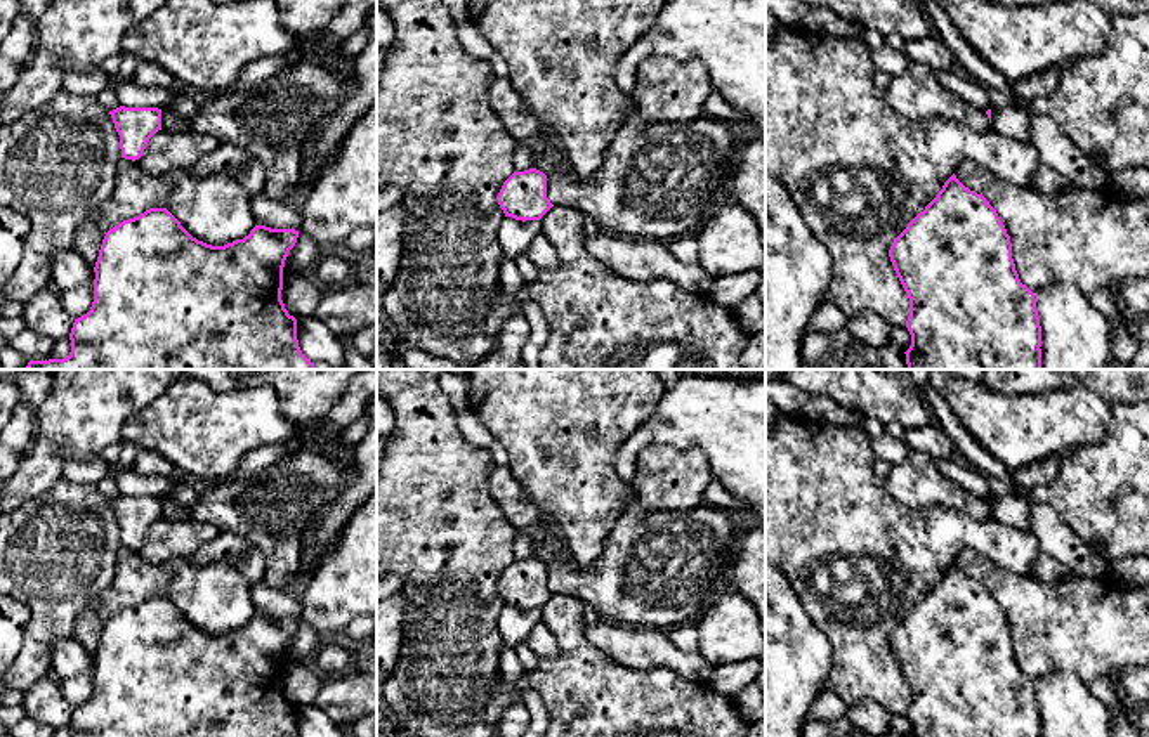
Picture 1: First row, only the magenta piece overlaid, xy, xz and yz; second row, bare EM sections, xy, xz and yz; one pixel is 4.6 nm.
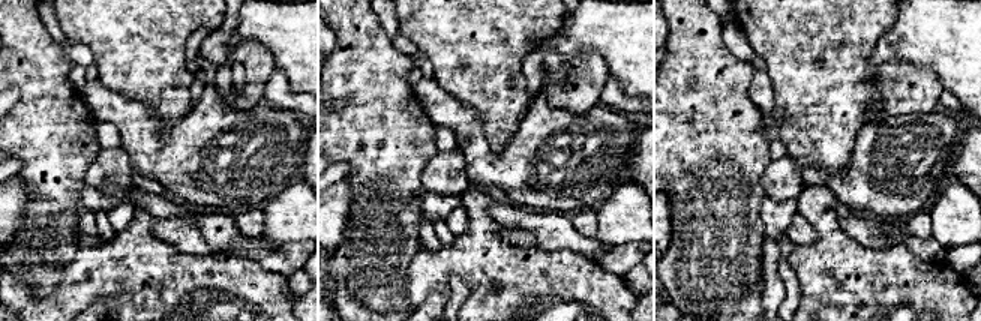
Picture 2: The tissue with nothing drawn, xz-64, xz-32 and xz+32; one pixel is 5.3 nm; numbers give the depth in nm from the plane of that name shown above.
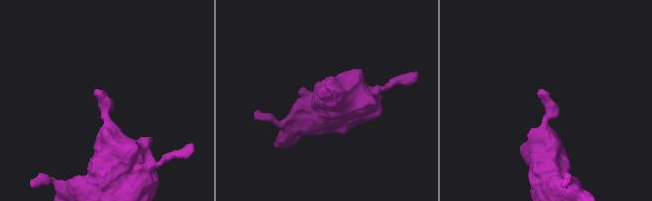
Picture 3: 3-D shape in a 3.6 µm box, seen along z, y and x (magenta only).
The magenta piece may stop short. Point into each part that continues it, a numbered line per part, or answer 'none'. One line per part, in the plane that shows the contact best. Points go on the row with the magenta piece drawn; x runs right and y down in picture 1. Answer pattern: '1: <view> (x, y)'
none

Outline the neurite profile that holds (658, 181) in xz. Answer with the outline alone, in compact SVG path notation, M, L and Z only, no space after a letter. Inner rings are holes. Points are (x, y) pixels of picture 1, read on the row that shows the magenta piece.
M634 109L614 134L595 173L580 180L566 156L547 175L547 198L555 206L585 212L602 232L647 241L672 241L696 232L727 199L727 182L738 160L727 121L701 116L689 123L646 121Z

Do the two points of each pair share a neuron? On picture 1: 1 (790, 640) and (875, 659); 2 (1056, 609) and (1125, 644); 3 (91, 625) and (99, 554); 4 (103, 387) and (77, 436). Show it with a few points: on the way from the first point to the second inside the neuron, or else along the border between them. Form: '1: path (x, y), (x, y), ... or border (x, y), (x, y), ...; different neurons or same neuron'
1: border (809, 614), (832, 647), (832, 665), (825, 687); different neurons
2: path (1073, 625), (1108, 626); same neuron
3: border (117, 564), (113, 581), (87, 606), (72, 633); different neurons
4: path (91, 399), (77, 423); same neuron

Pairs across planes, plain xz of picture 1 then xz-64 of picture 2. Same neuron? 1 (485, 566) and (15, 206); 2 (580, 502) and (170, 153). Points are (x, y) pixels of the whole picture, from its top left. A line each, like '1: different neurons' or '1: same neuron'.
1: different neurons
2: different neurons

